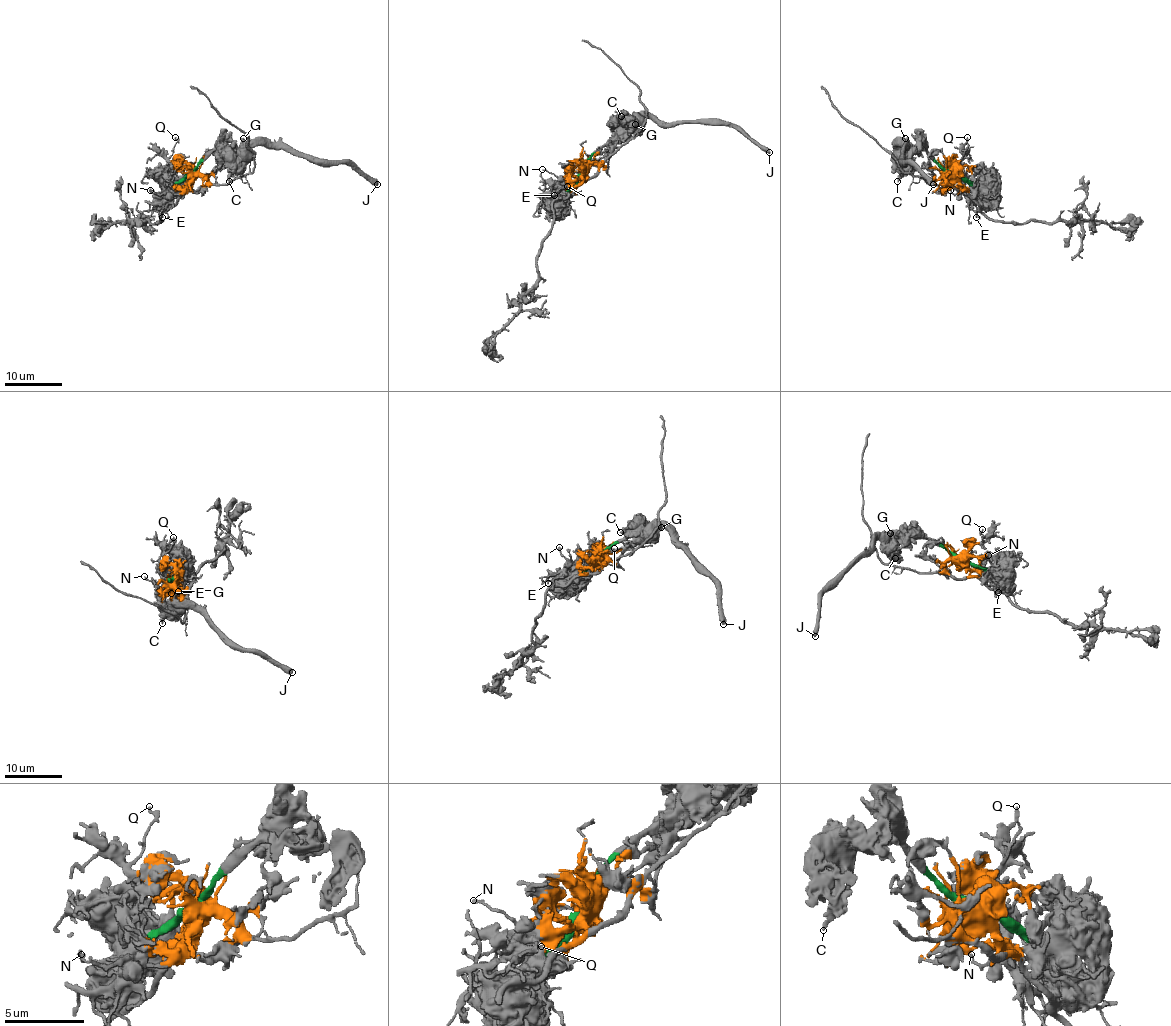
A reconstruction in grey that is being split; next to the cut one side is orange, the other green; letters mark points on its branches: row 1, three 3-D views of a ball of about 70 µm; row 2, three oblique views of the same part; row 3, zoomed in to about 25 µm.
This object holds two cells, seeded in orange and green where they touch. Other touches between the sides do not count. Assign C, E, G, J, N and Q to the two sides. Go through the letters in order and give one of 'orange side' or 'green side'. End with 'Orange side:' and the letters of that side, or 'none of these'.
C: green side
E: orange side
G: green side
J: green side
N: orange side
Q: orange side
Orange side: E, N, Q

